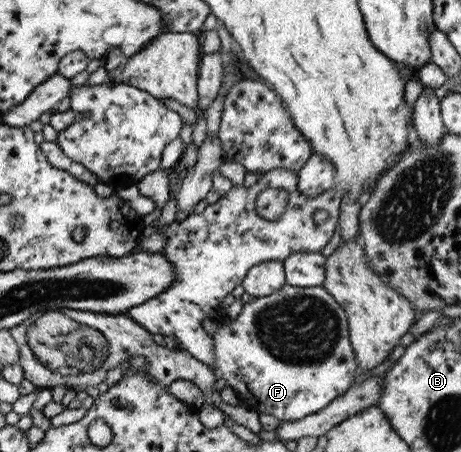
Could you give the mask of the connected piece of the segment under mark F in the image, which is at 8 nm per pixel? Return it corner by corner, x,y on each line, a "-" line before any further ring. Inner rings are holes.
280,287
268,296
244,302
234,319
223,319
220,328
207,335
213,342
213,364
206,364
215,379
223,378
238,400
256,414
271,414
280,421
303,419
324,408
330,400
344,394
358,374
355,354
347,329
347,318
340,305
322,287

